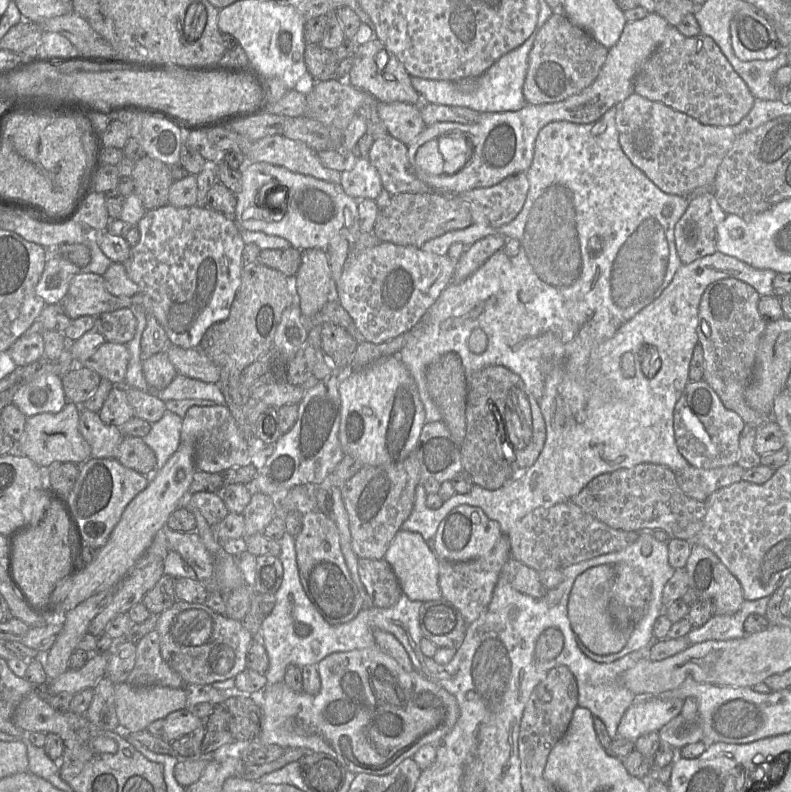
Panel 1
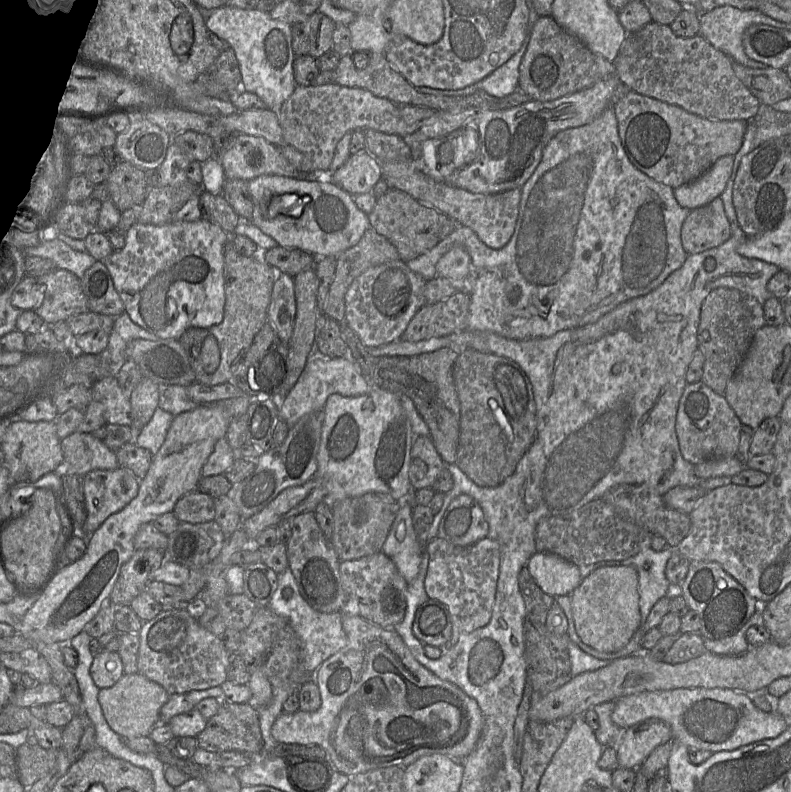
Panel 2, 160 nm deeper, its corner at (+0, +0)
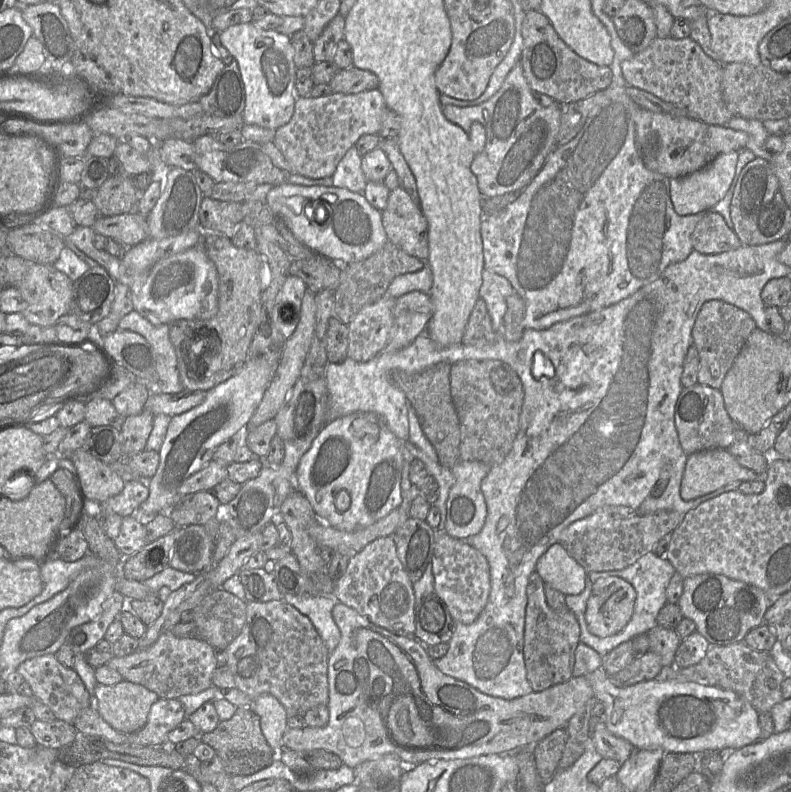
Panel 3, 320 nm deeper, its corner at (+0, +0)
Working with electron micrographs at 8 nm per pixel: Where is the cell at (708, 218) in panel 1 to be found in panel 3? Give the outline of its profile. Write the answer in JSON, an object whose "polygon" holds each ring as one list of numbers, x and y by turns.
{"polygon":[[709,210,697,223,691,241,693,250,701,254,719,254,742,246,741,241,730,229,722,215]]}

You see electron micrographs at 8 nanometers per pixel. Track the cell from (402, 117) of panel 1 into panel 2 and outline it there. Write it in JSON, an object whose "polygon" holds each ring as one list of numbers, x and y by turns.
{"polygon":[[339,84,297,86,278,114,285,144,306,154,318,170,330,171,337,145,349,132,372,129,404,136,400,106,362,88]]}

